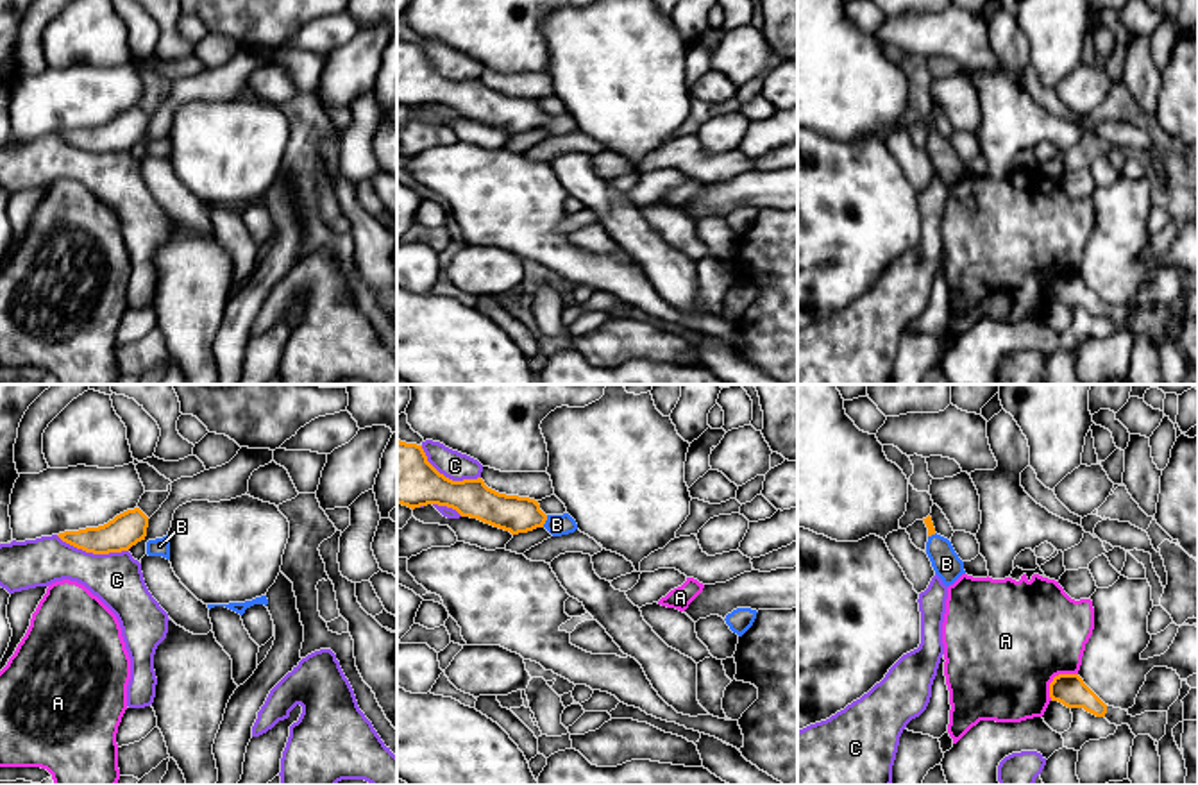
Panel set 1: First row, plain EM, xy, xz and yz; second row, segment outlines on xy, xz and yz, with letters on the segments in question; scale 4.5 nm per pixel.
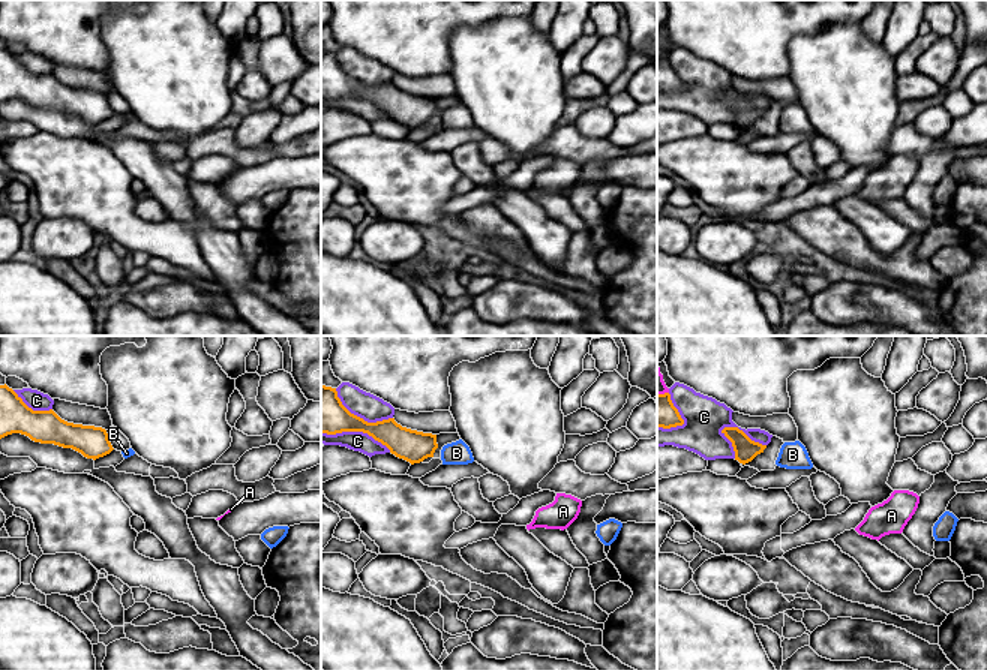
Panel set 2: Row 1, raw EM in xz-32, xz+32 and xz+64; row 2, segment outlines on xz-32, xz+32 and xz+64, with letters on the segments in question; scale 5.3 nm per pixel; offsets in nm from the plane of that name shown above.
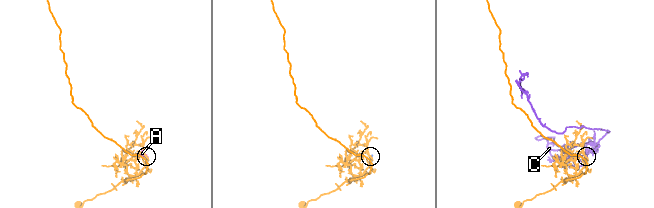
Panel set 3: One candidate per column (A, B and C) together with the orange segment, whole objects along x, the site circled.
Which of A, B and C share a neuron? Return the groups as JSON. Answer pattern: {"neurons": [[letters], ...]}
{"neurons": [["A"], ["B"], ["C"]]}

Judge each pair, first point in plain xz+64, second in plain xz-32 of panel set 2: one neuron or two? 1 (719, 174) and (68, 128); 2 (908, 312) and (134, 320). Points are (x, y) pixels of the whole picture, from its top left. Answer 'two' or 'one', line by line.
1: two
2: two

